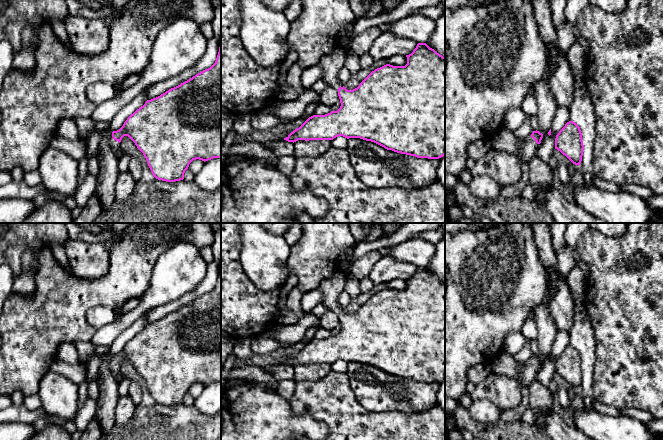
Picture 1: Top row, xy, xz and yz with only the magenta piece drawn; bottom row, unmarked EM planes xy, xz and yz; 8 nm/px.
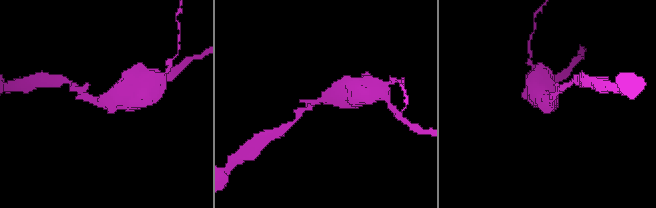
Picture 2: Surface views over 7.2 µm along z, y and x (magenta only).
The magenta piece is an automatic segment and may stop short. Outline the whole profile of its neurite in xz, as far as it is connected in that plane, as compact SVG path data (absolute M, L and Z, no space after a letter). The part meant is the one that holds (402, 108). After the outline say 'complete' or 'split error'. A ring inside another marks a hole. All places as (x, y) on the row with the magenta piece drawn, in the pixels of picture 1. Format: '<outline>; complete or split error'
M418 43L407 57L405 66L386 64L372 71L357 88L347 90L338 79L339 71L346 60L345 45L338 45L330 54L324 56L318 65L323 71L323 81L338 90L341 106L337 111L325 115L309 117L299 128L284 140L333 140L338 136L360 138L374 142L387 150L415 156L417 158L439 159L445 155L445 57L430 48L426 43Z; split error

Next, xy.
M221 39L216 61L210 68L147 100L119 130L112 132L114 154L121 149L124 136L128 136L143 153L153 176L166 182L183 180L193 160L221 159Z; split error

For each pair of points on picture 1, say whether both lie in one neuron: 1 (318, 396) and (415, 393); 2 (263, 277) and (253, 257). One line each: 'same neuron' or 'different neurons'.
1: different neurons
2: same neuron

